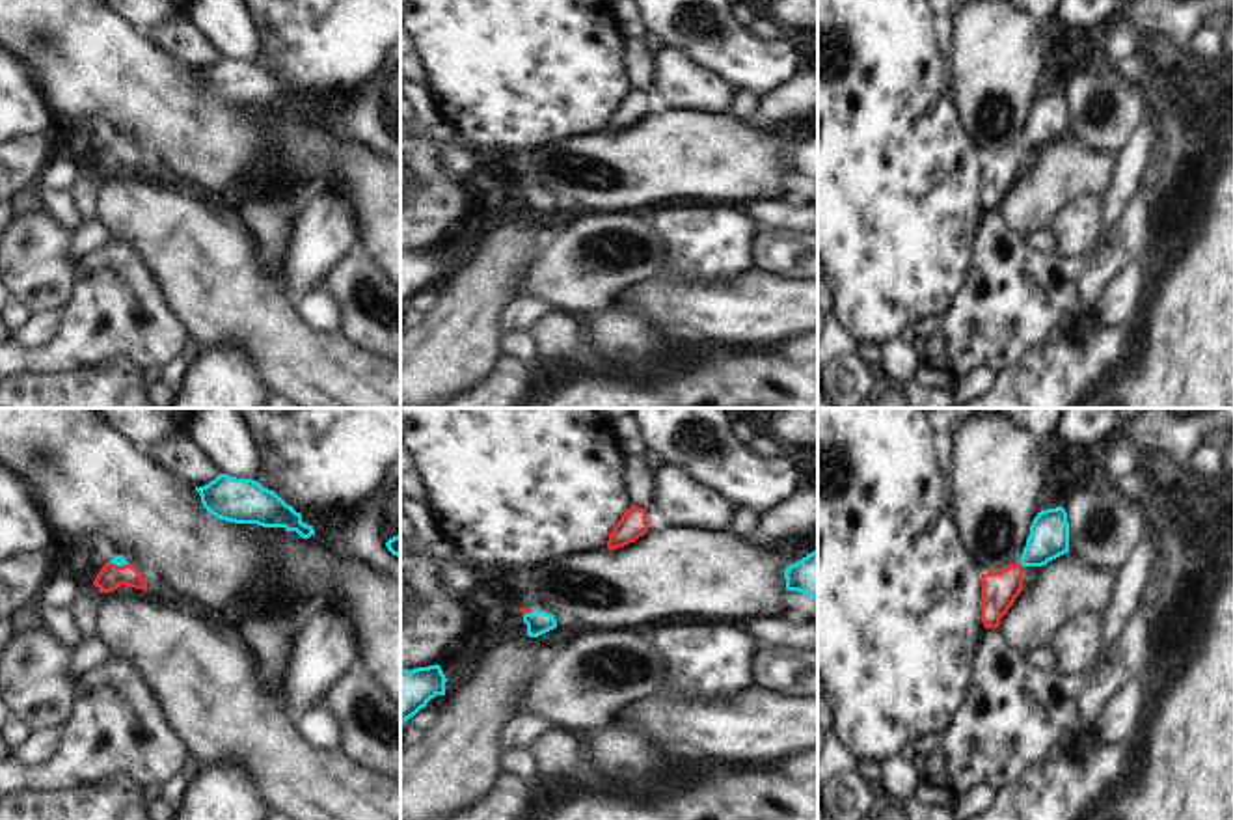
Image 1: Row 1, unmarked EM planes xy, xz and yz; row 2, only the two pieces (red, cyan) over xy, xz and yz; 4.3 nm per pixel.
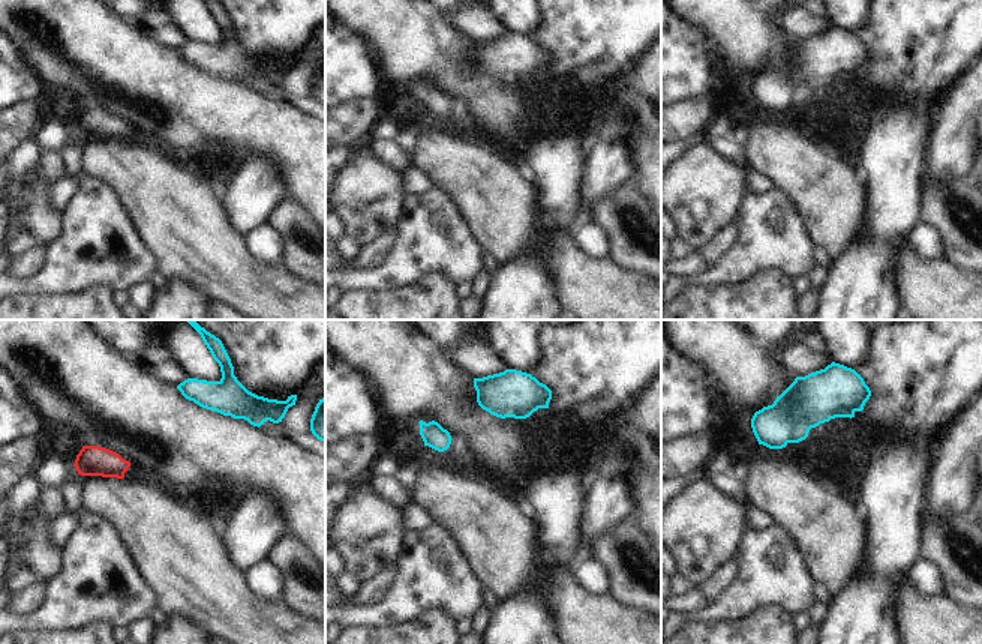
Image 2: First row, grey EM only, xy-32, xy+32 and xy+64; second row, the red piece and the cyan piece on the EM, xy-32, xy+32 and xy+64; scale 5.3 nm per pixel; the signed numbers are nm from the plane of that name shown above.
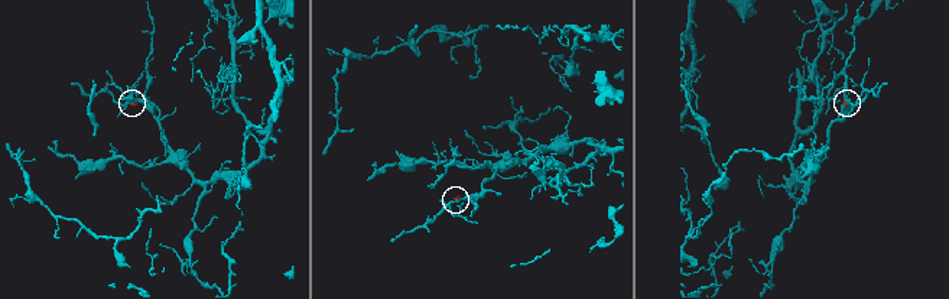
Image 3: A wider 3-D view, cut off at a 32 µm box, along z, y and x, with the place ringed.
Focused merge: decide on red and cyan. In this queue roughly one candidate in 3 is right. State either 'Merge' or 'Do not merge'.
Merge.

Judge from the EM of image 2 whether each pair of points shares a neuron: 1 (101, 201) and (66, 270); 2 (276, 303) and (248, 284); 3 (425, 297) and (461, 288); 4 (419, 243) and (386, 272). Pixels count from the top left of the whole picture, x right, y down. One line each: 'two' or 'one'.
1: one
2: one
3: two
4: one

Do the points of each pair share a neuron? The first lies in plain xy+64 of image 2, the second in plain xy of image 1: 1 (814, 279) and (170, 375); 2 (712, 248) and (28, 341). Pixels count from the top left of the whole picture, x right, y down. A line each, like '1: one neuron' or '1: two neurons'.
1: one neuron
2: one neuron

